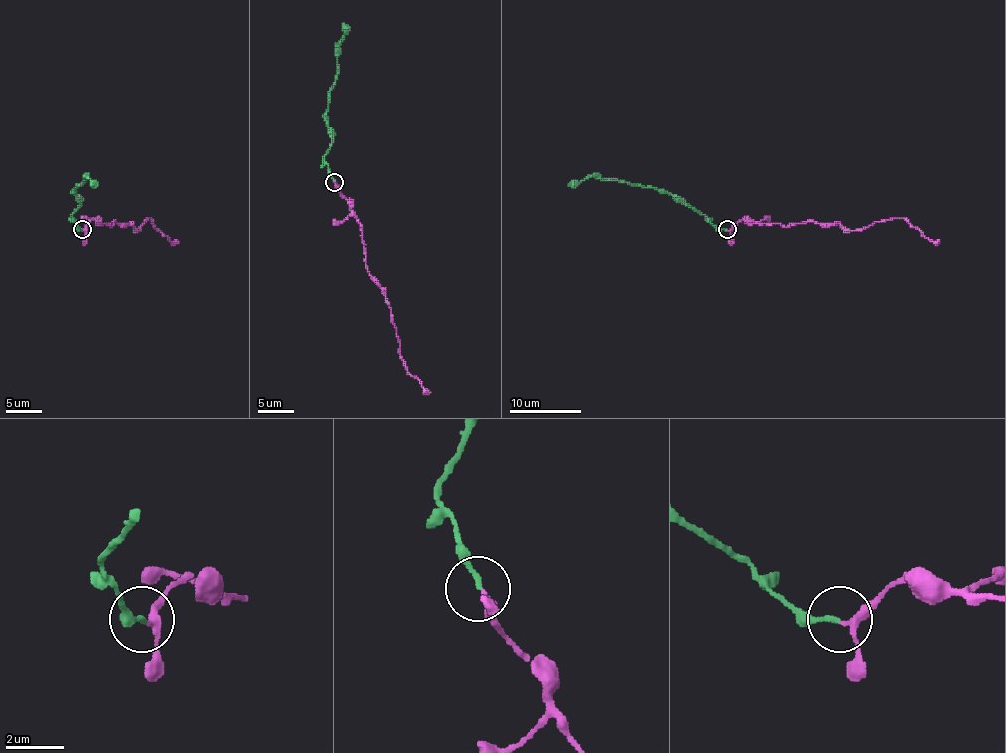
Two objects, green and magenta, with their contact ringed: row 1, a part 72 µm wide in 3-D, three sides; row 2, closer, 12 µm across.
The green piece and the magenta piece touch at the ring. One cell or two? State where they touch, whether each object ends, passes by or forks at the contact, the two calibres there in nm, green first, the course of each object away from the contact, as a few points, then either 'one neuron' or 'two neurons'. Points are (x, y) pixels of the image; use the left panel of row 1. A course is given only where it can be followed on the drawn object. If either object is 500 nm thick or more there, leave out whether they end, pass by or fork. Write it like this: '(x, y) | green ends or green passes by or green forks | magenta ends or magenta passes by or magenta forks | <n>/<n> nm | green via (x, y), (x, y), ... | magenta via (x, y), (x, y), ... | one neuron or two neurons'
(82, 229) | green ends | magenta passes by | 160/200 nm | green via (81, 229), (72, 216), (79, 205), (74, 189), (87, 177), (92, 182), (90, 186) | magenta via (83, 231), (96, 220), (112, 227), (114, 222), (130, 223), (139, 231), (148, 218), (160, 232), (178, 243) | one neuron

